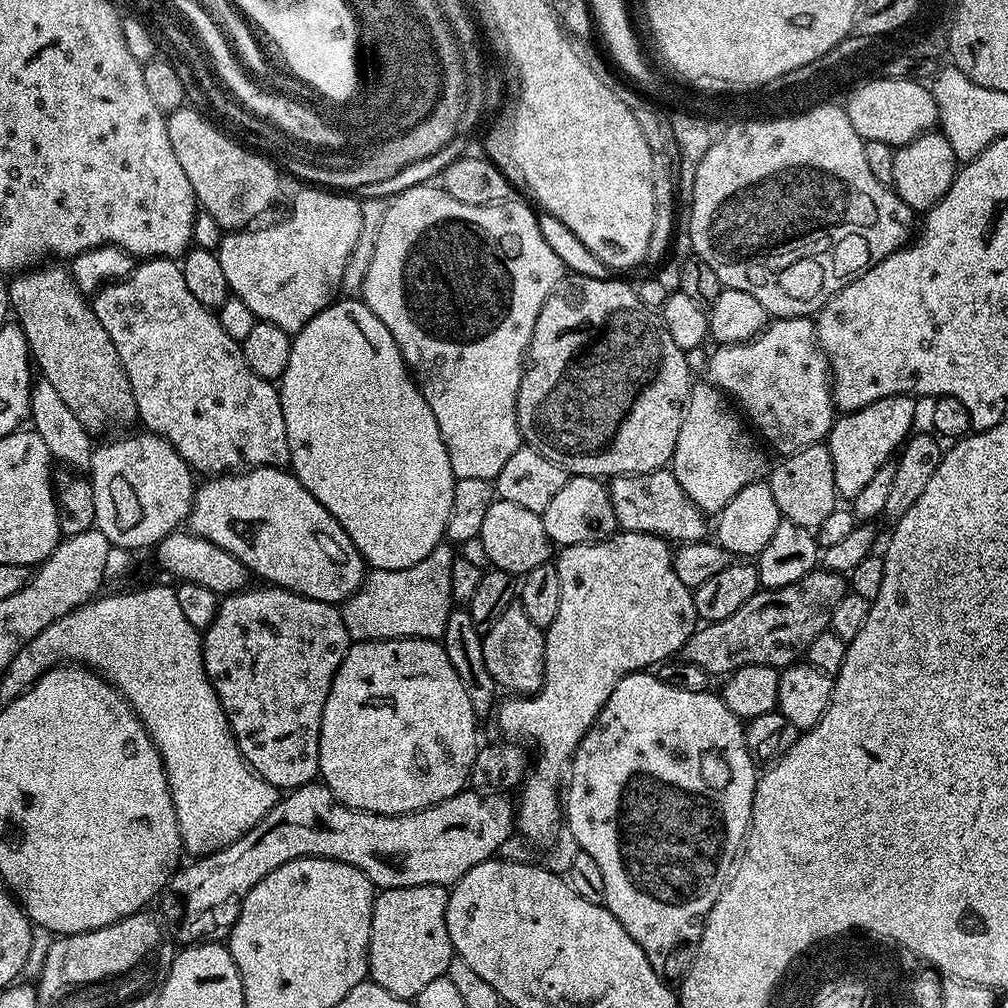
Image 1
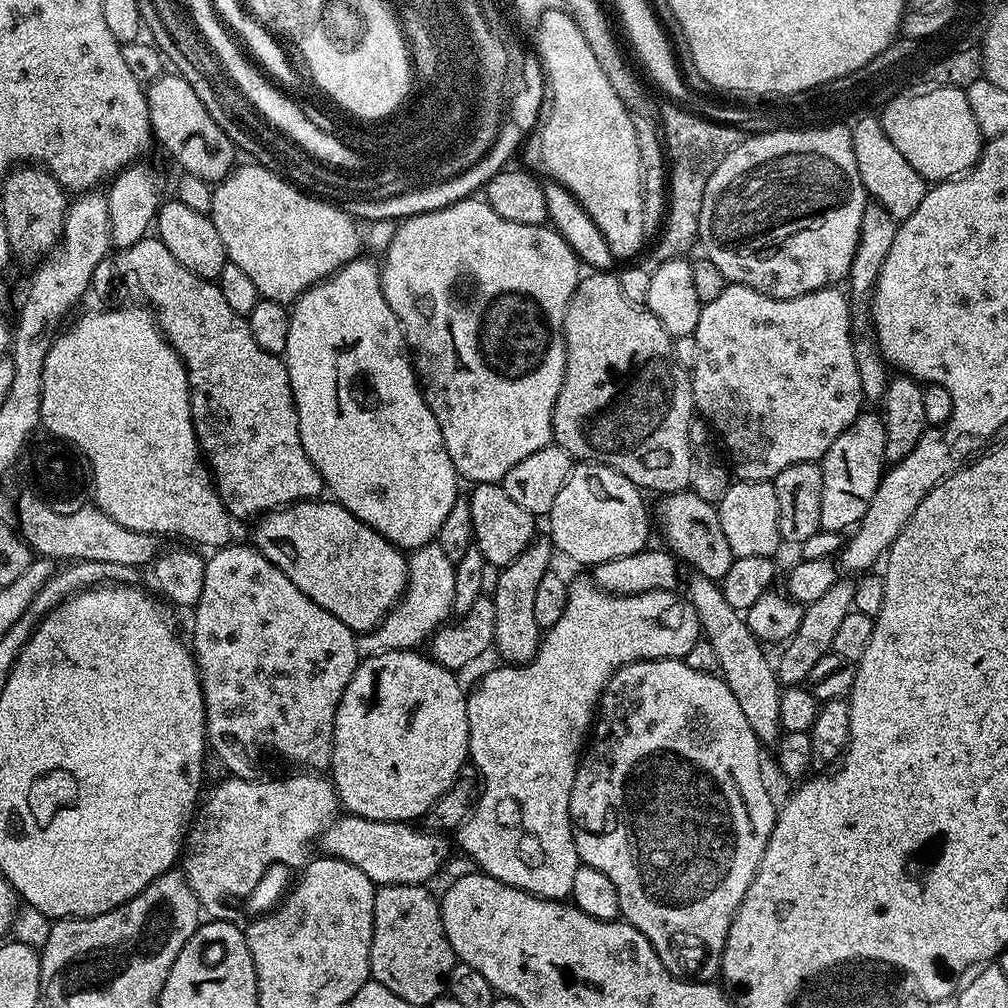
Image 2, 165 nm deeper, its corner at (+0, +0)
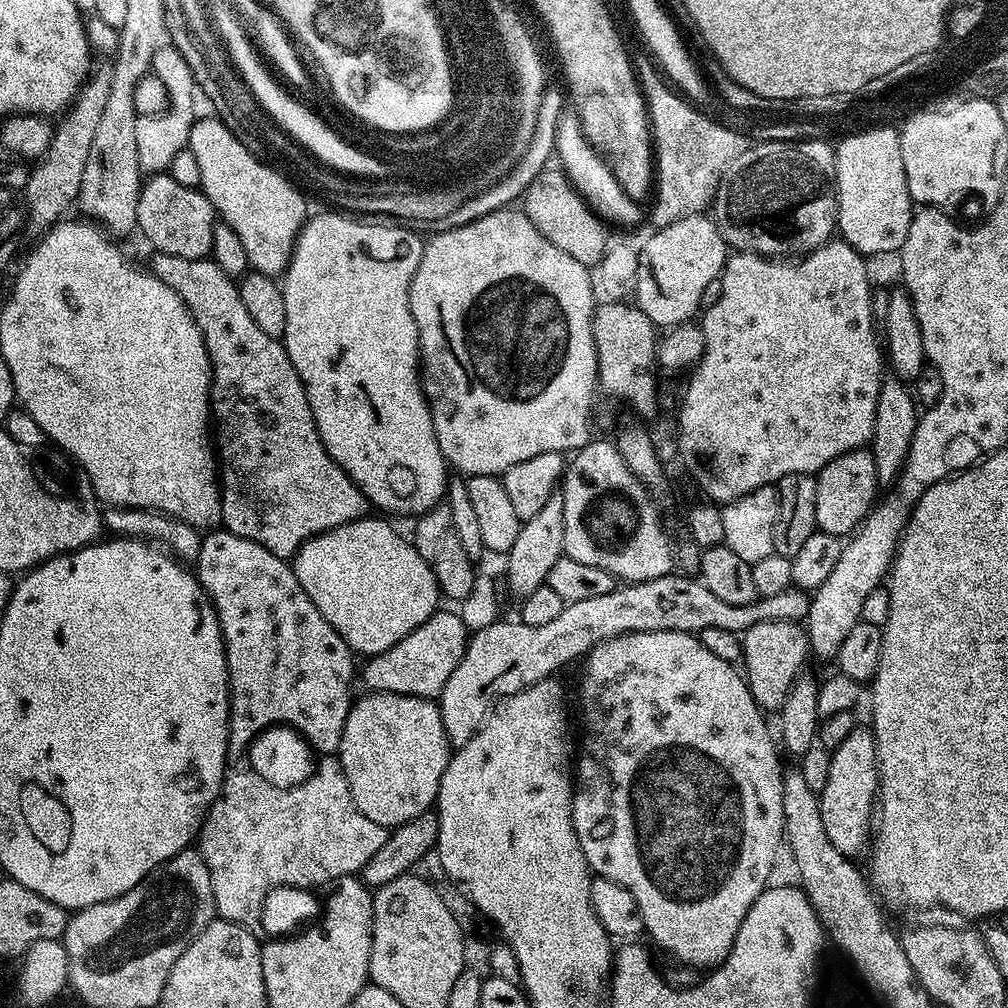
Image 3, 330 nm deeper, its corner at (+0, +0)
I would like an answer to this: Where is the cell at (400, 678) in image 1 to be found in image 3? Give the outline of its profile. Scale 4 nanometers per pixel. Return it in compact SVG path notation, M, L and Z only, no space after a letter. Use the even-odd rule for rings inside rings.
M368 692L361 700L357 699L348 711L338 759L346 774L346 782L350 782L350 794L358 810L362 810L370 822L378 822L391 830L410 822L410 818L418 818L418 814L429 811L435 805L449 755L448 735L442 726L440 706L435 699L393 692Z

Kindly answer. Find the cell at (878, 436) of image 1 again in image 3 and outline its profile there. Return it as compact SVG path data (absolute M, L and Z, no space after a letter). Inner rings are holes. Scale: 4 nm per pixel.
M857 450L834 458L816 476L817 529L839 538L855 533L877 503L876 488L878 481L871 451Z

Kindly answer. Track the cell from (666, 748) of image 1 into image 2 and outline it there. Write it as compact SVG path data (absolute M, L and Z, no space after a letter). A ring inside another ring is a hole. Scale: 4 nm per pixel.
M635 660L633 664L622 666L612 675L600 698L598 719L591 729L590 743L580 757L580 765L576 767L574 790L570 794L574 842L580 862L594 866L594 870L602 870L602 874L606 874L606 878L614 882L614 890L618 890L621 917L633 924L652 943L662 966L666 966L666 970L670 970L670 974L679 980L712 982L717 979L730 922L746 890L754 882L754 874L762 862L762 854L776 825L778 804L777 801L772 801L768 784L764 781L764 772L759 768L760 750L761 740L756 737L742 714L742 709L726 681L716 674L690 670L690 666L686 666L683 660Z

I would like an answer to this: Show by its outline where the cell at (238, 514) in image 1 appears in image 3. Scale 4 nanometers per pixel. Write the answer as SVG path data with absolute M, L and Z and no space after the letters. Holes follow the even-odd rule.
M369 514L363 520L346 522L334 530L318 534L307 540L290 561L302 590L310 594L310 602L318 606L322 618L338 630L353 653L360 655L361 652L364 658L390 650L394 642L406 638L406 634L433 616L438 610L439 604L436 603L442 600L431 563L424 560L407 535L403 536L394 525L384 520L375 520L374 516Z

